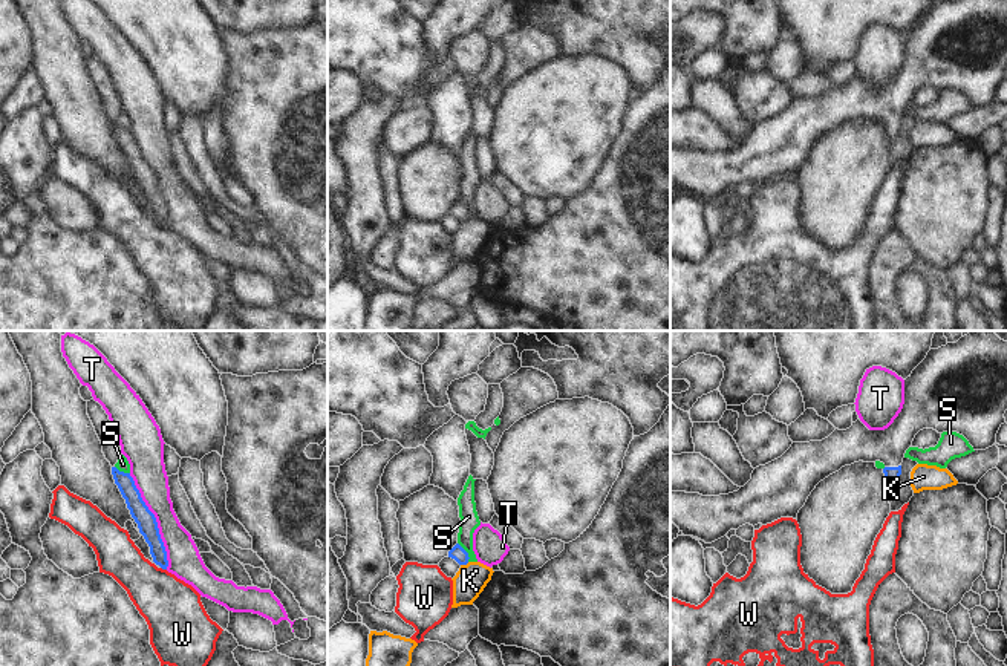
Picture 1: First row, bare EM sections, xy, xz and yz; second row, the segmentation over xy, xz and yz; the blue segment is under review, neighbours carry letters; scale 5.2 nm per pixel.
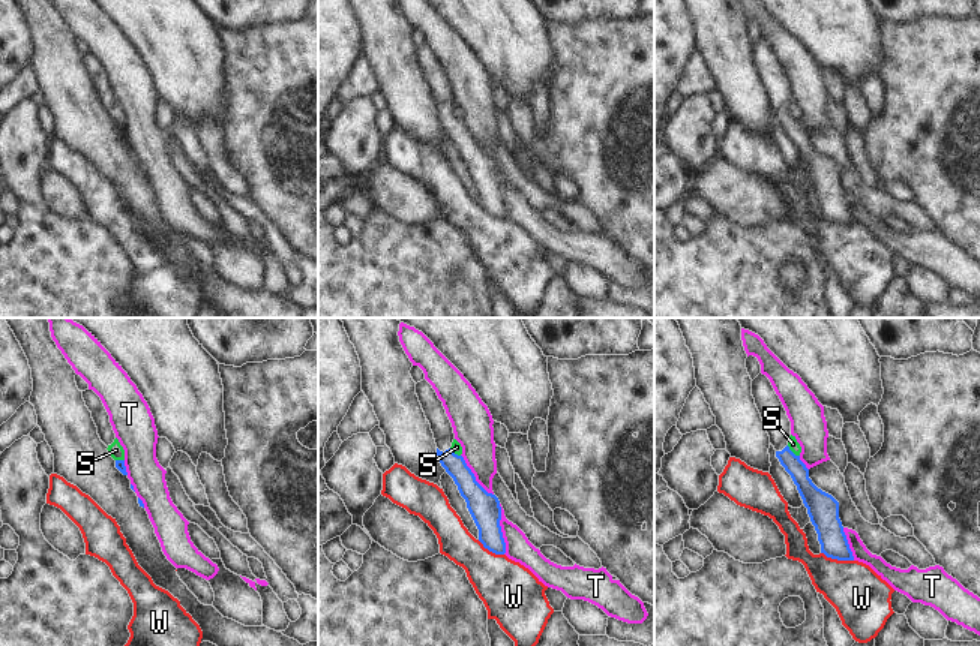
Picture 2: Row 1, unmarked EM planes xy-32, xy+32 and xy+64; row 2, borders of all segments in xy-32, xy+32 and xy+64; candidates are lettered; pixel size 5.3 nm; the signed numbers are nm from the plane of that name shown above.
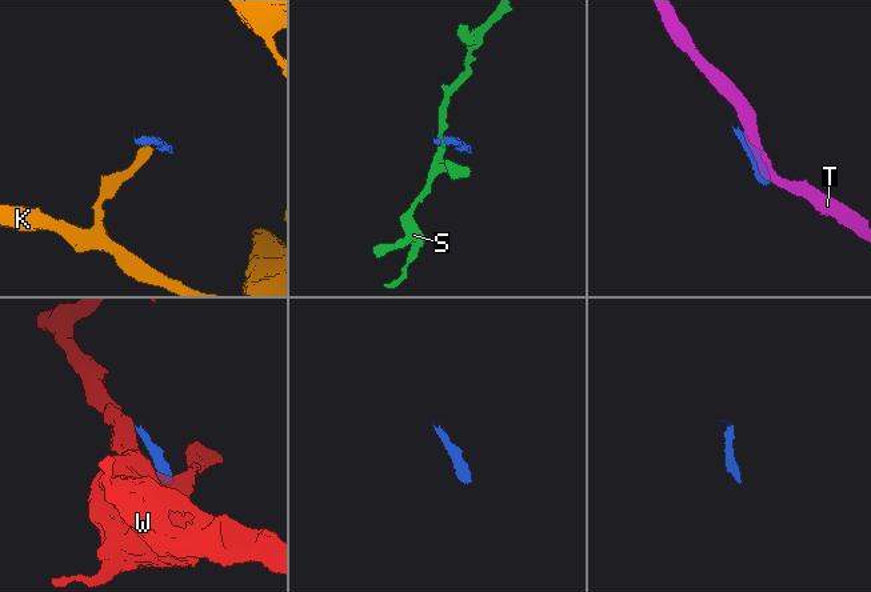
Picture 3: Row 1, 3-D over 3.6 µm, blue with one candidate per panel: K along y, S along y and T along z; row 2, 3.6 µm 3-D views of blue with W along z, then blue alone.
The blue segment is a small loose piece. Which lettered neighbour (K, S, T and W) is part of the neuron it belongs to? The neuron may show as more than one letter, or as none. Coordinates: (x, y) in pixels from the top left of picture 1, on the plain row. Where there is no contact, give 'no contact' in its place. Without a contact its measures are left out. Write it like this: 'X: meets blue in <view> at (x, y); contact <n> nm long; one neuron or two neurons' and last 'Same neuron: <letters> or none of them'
K: meets blue in xz at (464, 221); contact 50 nm long; two neurons
S: meets blue in xz at (466, 208); contact 120 nm long; two neurons
T: meets blue in xy at (155, 178); contact 550 nm long; two neurons
W: meets blue in xy at (164, 225); contact 40 nm long; two neurons
Same neuron: none of them

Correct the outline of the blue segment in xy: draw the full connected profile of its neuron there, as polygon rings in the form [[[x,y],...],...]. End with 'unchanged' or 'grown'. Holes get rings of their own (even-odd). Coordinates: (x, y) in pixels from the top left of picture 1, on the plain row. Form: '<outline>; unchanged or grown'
[[[112,124],[112,132],[122,155],[125,156],[132,175],[138,181],[139,190],[144,193],[145,199],[150,204],[153,219],[159,222],[162,227],[167,227],[168,224],[167,208],[161,196],[155,171],[148,167],[148,164],[142,158],[141,150],[136,145],[130,130],[124,130],[119,129],[116,124]]]; unchanged

